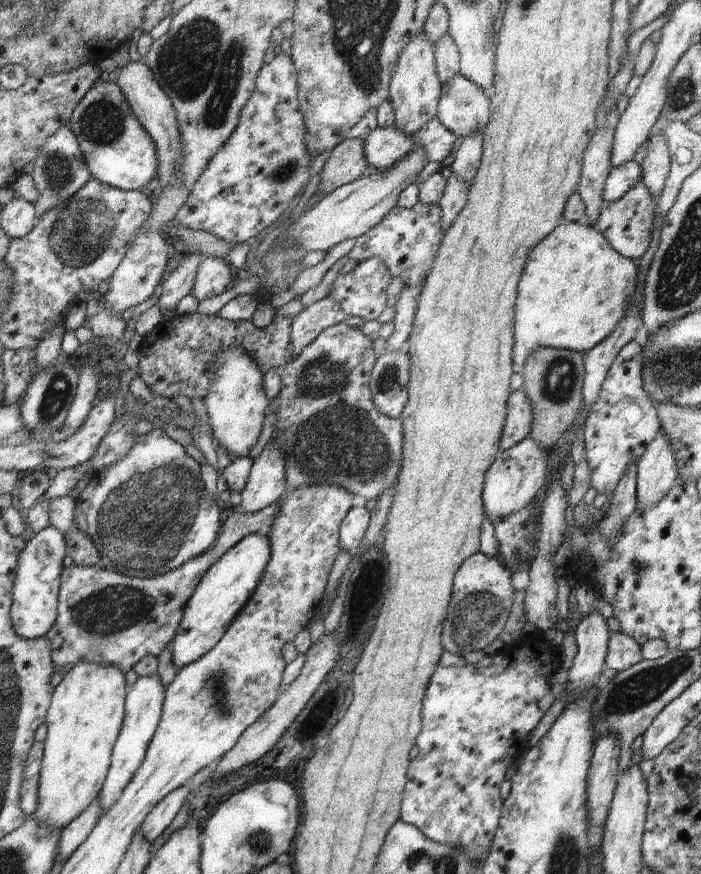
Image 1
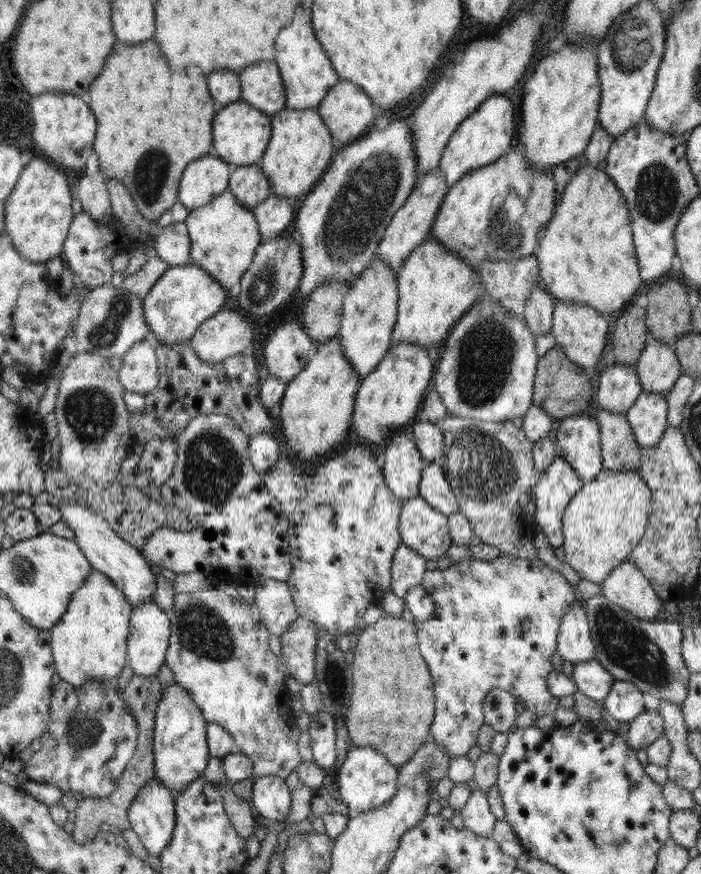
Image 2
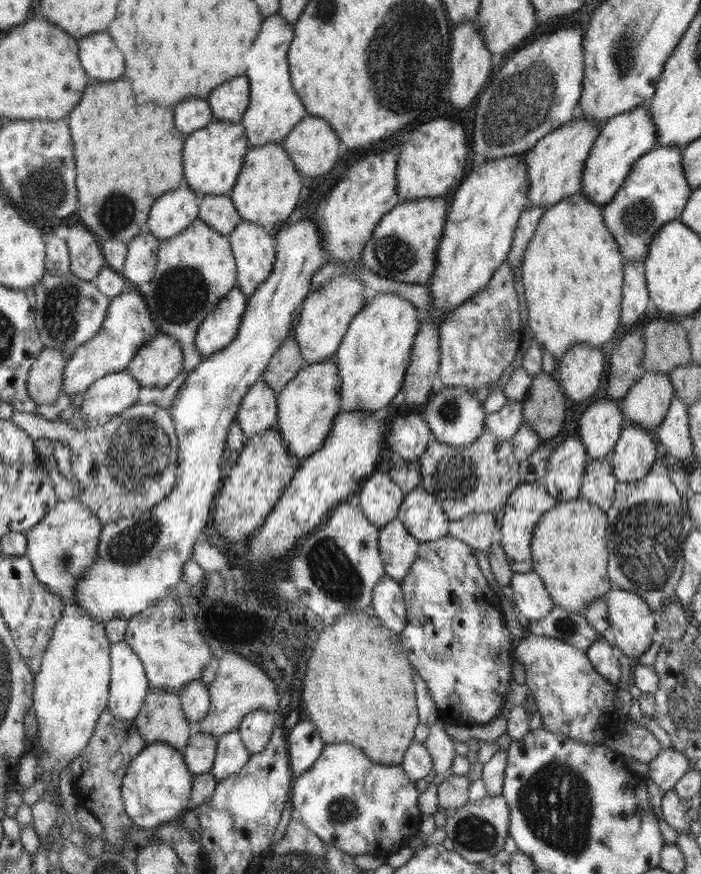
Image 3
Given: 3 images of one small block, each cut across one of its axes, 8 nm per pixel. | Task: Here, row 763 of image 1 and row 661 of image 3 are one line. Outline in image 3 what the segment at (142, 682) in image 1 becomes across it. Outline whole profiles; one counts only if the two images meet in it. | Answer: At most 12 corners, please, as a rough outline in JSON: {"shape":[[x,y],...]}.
{"shape":[[126,641],[110,645],[108,708],[134,721],[150,690]]}

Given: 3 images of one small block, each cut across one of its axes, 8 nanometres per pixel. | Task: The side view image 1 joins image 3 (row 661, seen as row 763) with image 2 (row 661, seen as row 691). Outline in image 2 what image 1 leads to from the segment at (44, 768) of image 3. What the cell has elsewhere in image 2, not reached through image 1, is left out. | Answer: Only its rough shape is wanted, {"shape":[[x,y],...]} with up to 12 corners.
{"shape":[[91,569],[49,630],[54,668],[74,687],[115,682],[132,608]]}

